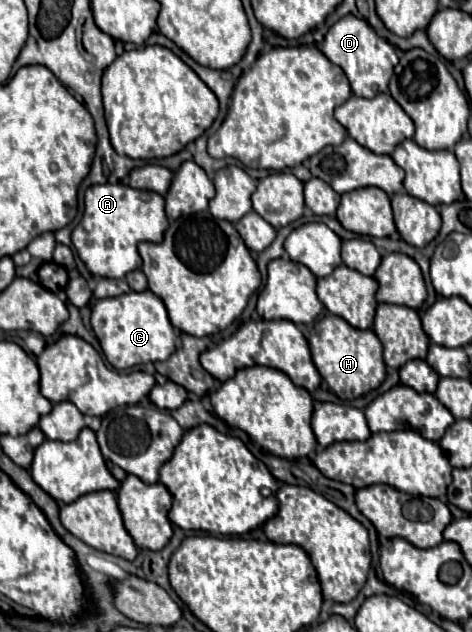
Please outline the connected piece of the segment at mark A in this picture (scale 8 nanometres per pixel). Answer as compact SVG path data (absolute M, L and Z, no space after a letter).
M95 184L85 192L83 220L71 234L73 246L91 274L105 278L123 278L141 266L137 244L143 240L161 242L167 228L165 200L157 192L135 190L127 184Z

